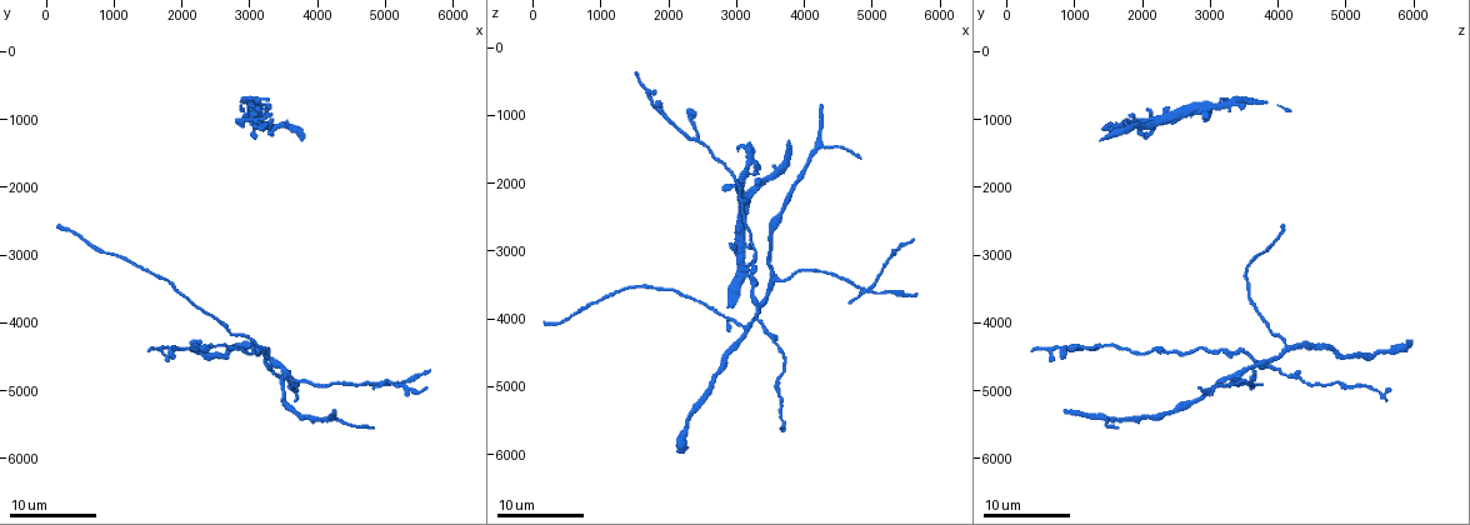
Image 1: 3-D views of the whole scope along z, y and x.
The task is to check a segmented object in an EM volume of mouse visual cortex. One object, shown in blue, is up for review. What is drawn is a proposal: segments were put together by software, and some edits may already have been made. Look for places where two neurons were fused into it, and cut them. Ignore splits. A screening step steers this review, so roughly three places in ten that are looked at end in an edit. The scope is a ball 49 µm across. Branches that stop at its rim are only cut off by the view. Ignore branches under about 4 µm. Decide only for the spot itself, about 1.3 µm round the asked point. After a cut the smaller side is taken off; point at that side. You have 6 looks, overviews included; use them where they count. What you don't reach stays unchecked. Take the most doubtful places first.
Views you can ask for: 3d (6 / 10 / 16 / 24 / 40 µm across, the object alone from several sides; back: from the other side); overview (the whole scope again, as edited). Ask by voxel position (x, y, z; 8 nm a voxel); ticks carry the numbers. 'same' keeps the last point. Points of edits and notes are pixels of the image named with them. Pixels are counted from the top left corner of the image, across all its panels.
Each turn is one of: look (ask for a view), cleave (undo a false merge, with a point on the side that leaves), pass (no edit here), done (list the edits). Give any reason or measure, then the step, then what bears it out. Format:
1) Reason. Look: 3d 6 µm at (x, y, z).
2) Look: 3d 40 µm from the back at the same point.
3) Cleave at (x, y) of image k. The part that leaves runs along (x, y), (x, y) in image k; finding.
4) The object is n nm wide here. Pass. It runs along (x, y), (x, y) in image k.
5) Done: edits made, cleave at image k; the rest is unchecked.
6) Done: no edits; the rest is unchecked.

Four or more arms meet. Look: 3d 10 µm at (4950, 4850, 3550).

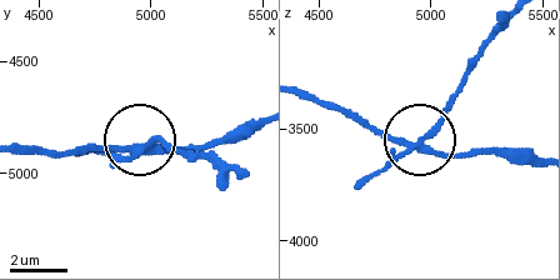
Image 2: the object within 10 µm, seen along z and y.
Cleave at (166, 143) of image 2. Two neurons meet here.

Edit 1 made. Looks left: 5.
Redraw. Look: overview.

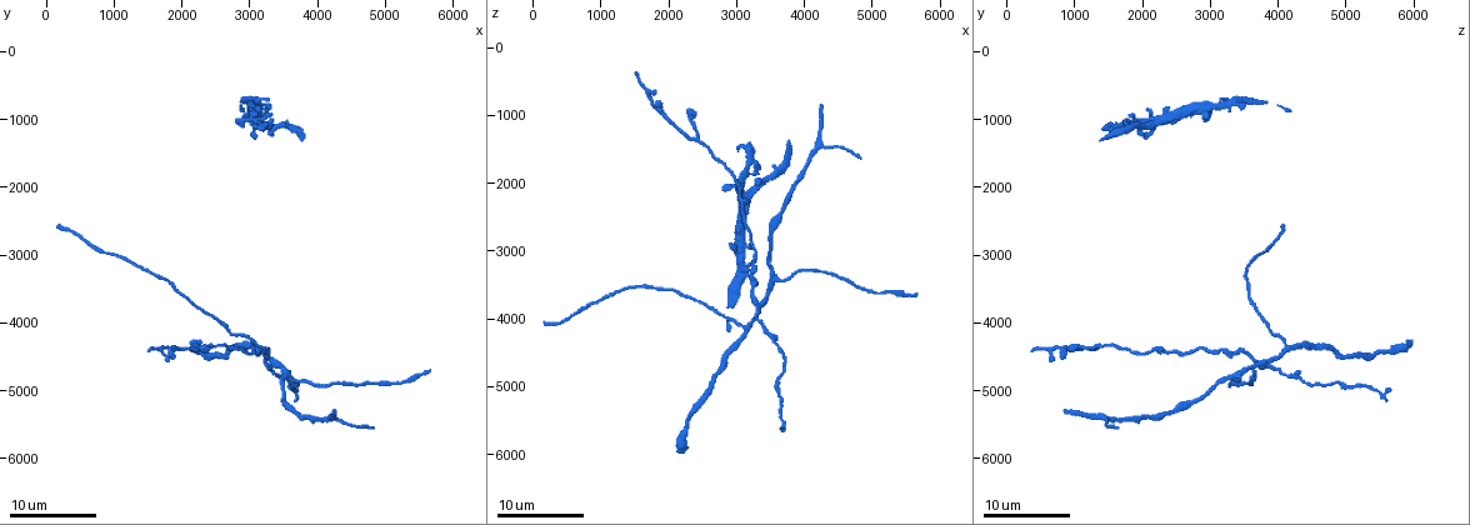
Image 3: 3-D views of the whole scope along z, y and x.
Looks like a crossing. Look: 3d 10 µm at (3400, 4600, 3800).

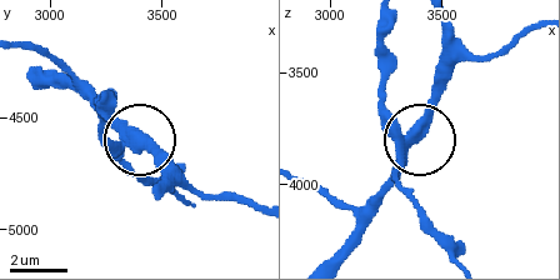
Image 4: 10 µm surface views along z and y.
Zoom in. Look: 3d 6 µm at (3370, 4610, 3780).

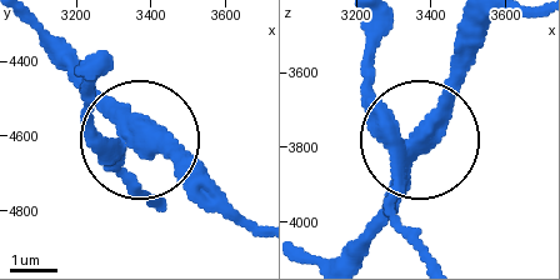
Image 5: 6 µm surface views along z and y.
Cleave at (88, 115) of image 5. The part that leaves runs along (120, 143), (100, 130), (84, 71) in image 5; two neurons meet here.

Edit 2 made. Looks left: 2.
Look: overview.

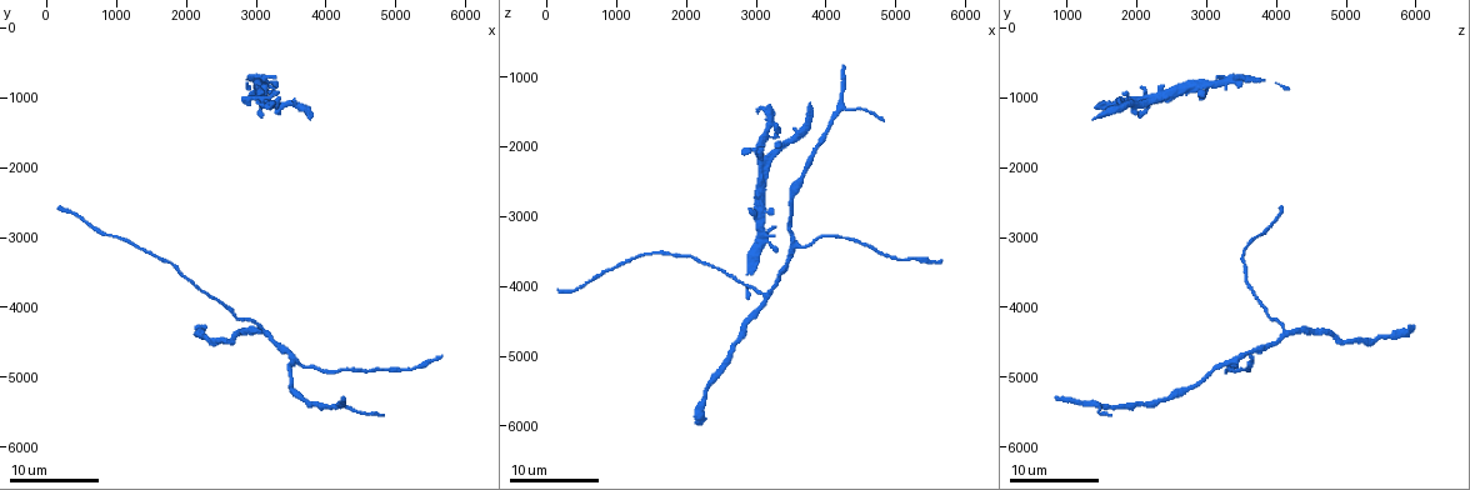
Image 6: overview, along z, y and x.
Three-way junction. Look: 3d 10 µm at (3150, 4400, 4200).

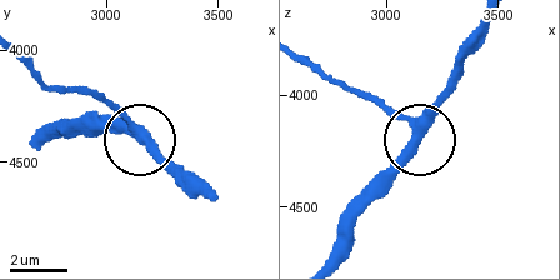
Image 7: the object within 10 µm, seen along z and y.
The object is 340 nm wide here. Pass. It runs along (26, 66), (48, 85), (99, 93), (136, 136), (73, 131) in image 7; one neuron here.

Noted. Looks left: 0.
Done: edits made, cleave at image 2, cleave at image 5; the rest is unchecked.

